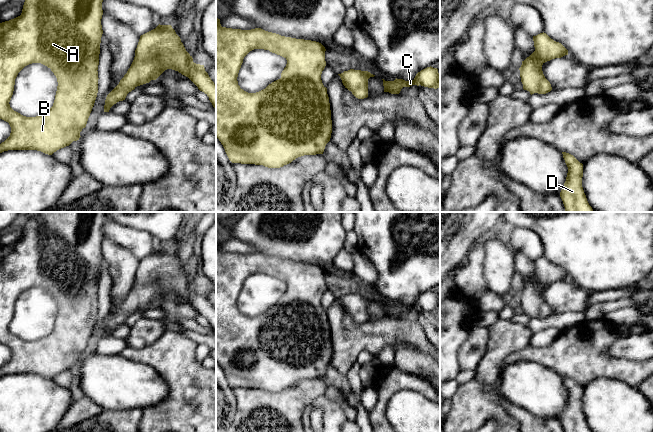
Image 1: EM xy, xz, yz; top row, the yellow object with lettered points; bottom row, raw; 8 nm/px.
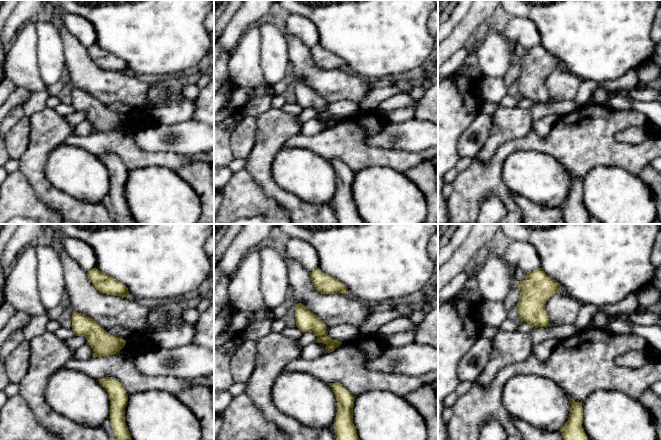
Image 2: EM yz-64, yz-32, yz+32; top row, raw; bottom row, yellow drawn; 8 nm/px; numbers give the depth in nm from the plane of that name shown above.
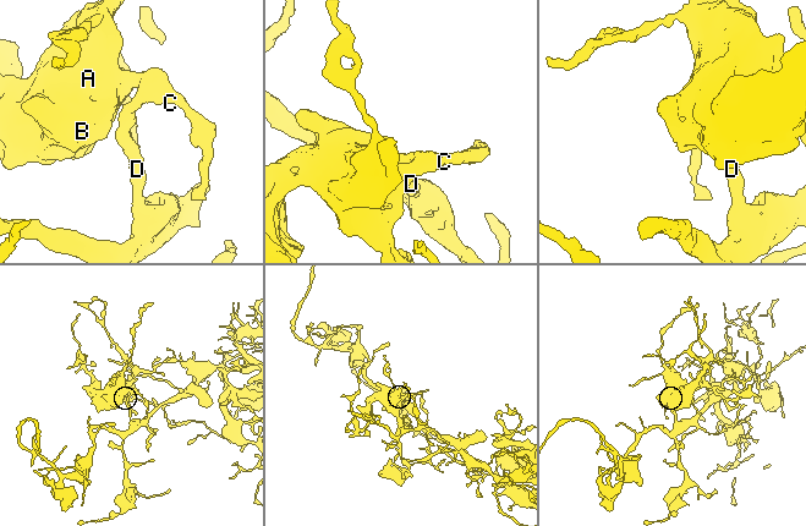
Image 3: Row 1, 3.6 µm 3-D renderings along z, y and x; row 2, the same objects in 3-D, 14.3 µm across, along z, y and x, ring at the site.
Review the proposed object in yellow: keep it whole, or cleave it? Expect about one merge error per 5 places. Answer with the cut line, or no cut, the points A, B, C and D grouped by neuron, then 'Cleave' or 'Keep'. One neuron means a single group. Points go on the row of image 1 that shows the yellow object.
No split. Groups: A B C D. Keep

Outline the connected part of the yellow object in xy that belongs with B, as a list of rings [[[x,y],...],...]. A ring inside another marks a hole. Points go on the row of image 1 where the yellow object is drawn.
[[[25,0],[20,16],[0,23],[0,119],[9,123],[11,127],[10,136],[0,144],[0,153],[8,150],[37,150],[45,154],[52,155],[57,150],[69,146],[73,141],[79,140],[80,132],[86,127],[88,118],[94,106],[98,93],[98,65],[100,54],[100,43],[103,34],[101,19],[103,0]],[[41,63],[54,73],[57,78],[58,86],[53,106],[45,113],[36,117],[26,117],[14,111],[10,107],[10,100],[13,95],[15,79],[18,73],[27,65]]]

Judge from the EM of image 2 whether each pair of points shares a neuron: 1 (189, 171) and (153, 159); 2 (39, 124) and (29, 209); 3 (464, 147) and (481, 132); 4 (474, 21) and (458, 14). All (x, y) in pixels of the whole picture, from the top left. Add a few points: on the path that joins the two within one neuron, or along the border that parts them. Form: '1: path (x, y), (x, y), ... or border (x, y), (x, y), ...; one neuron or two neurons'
1: border (194, 159), (174, 170); two neurons
2: border (18, 170), (25, 176), (36, 195), (47, 205); two neurons
3: path (469, 142), (476, 133); one neuron
4: border (468, 10), (449, 34); two neurons

